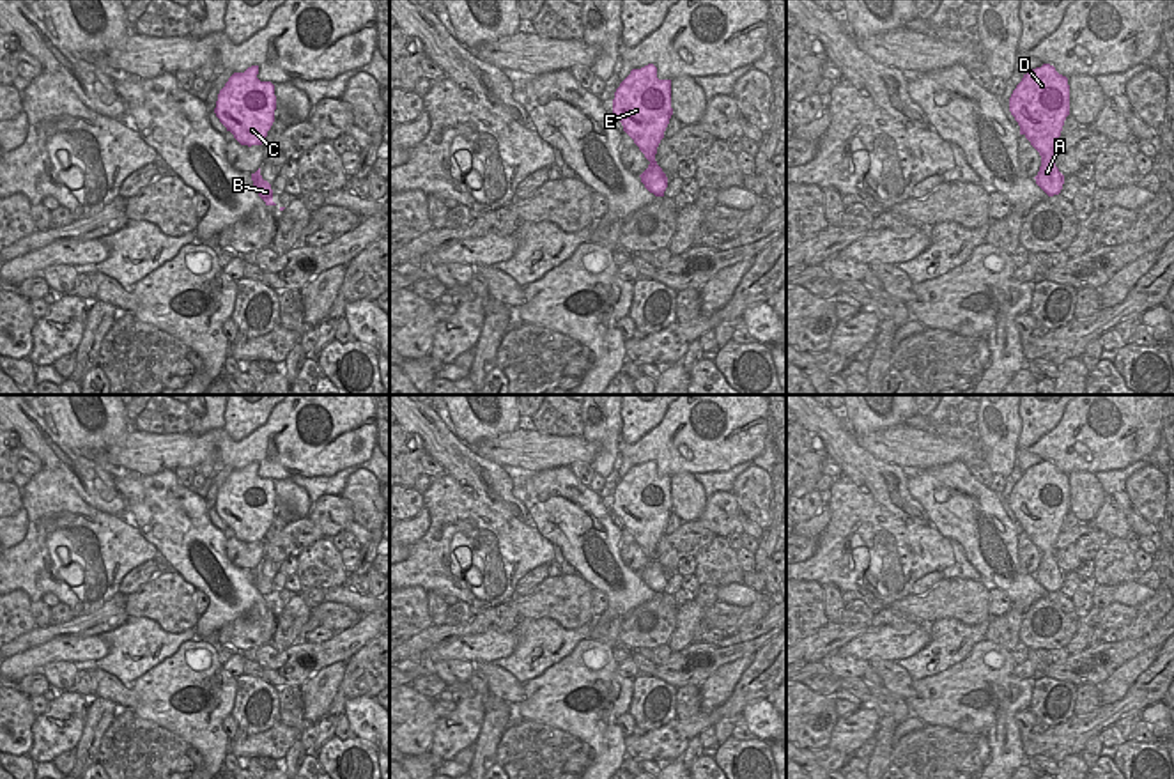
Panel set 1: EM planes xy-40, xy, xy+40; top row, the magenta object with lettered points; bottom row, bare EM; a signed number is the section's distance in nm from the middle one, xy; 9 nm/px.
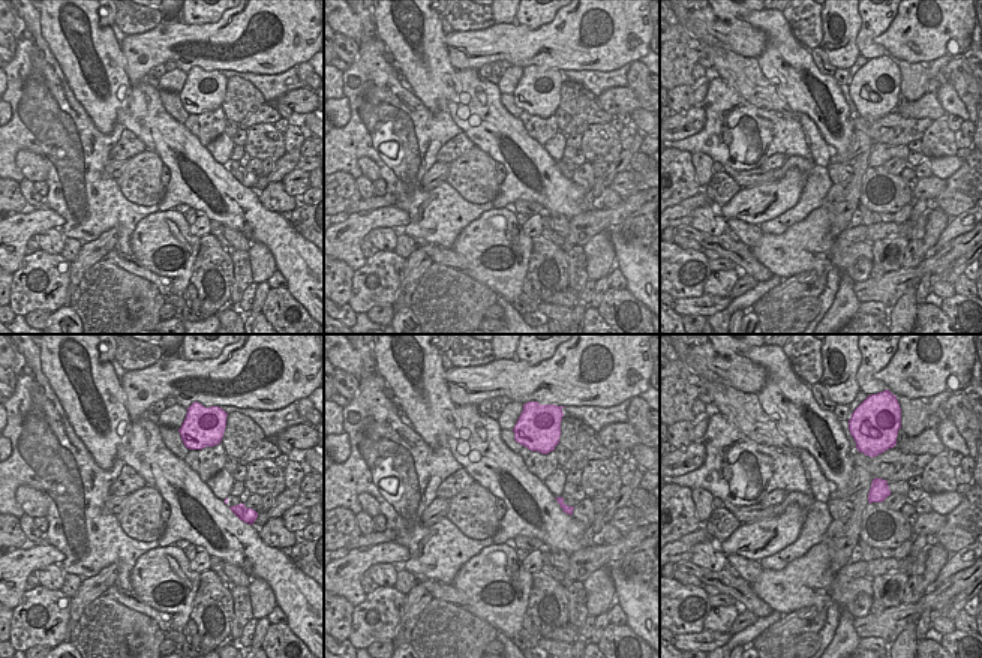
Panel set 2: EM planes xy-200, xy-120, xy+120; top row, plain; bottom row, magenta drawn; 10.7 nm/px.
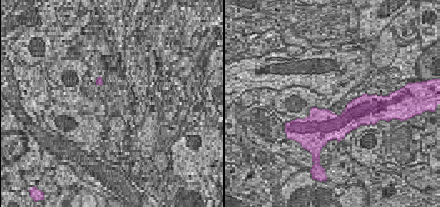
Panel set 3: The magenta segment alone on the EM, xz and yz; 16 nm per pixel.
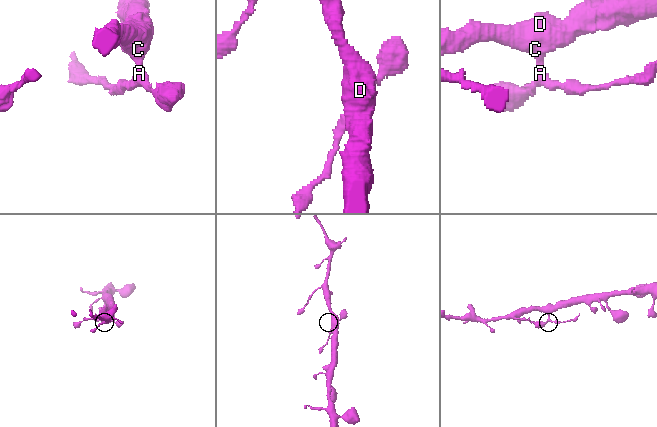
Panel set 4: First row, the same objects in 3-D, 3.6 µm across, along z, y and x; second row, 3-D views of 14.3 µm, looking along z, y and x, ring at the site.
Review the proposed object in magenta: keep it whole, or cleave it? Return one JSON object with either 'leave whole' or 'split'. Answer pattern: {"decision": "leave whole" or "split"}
{"decision": "split"}

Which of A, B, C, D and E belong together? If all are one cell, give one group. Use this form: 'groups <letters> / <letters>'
groups A B / C D E

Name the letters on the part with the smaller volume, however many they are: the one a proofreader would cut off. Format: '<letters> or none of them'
A, B

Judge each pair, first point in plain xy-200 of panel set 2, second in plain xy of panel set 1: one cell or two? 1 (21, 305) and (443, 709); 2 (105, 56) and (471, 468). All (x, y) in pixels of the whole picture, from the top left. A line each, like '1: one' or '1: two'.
1: two
2: two

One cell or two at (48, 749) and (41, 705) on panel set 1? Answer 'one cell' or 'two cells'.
two cells

